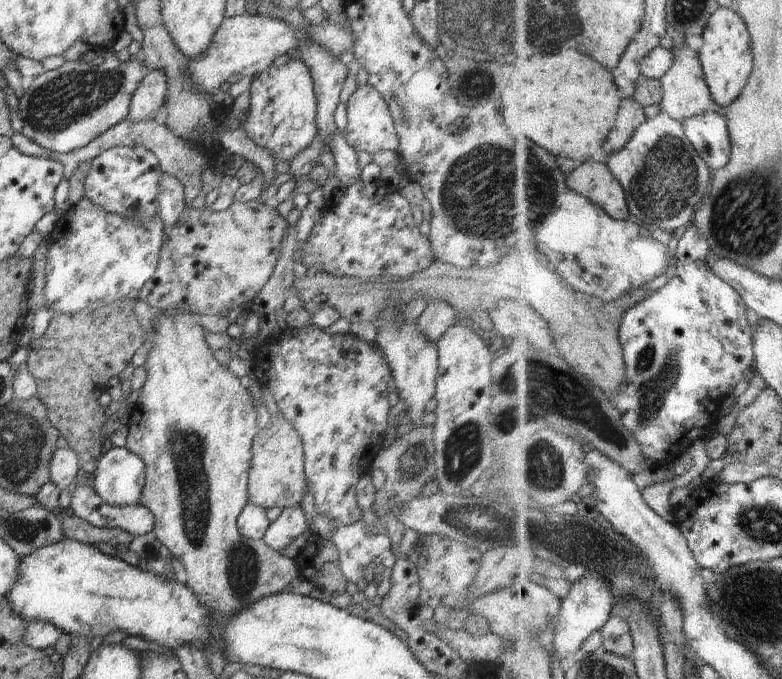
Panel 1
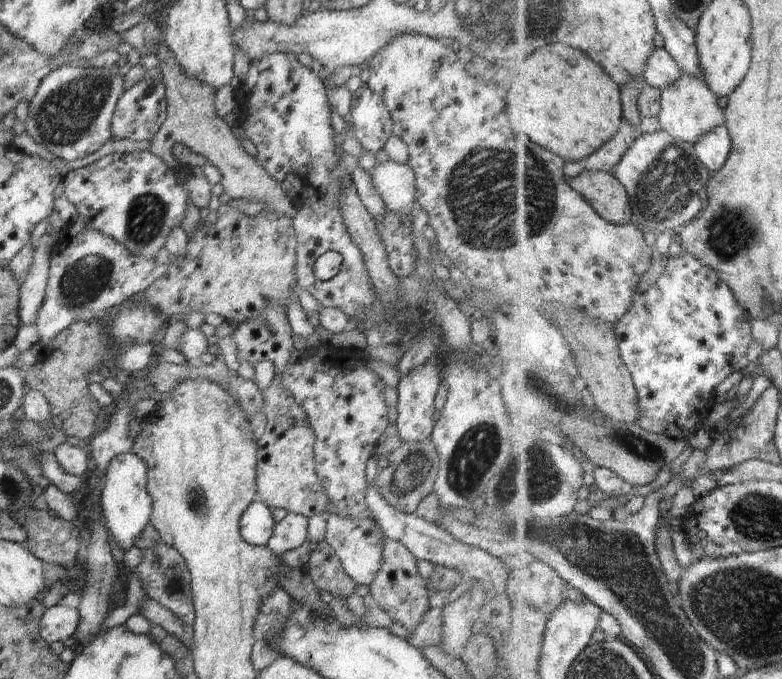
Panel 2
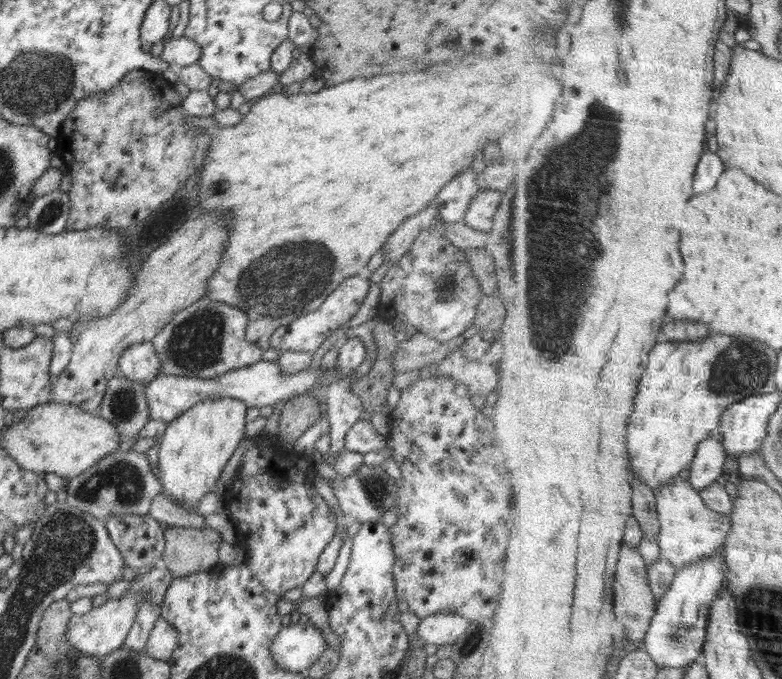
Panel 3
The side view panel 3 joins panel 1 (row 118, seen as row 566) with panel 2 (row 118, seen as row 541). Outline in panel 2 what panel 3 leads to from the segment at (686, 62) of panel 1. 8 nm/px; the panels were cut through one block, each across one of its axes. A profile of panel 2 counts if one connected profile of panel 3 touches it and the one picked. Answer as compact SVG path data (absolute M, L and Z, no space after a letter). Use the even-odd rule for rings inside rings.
M684 72L678 82L674 82L663 91L663 109L658 116L661 126L674 138L680 138L695 145L704 134L727 124L726 109L720 106L719 99L720 96L710 88L704 76L692 76Z

